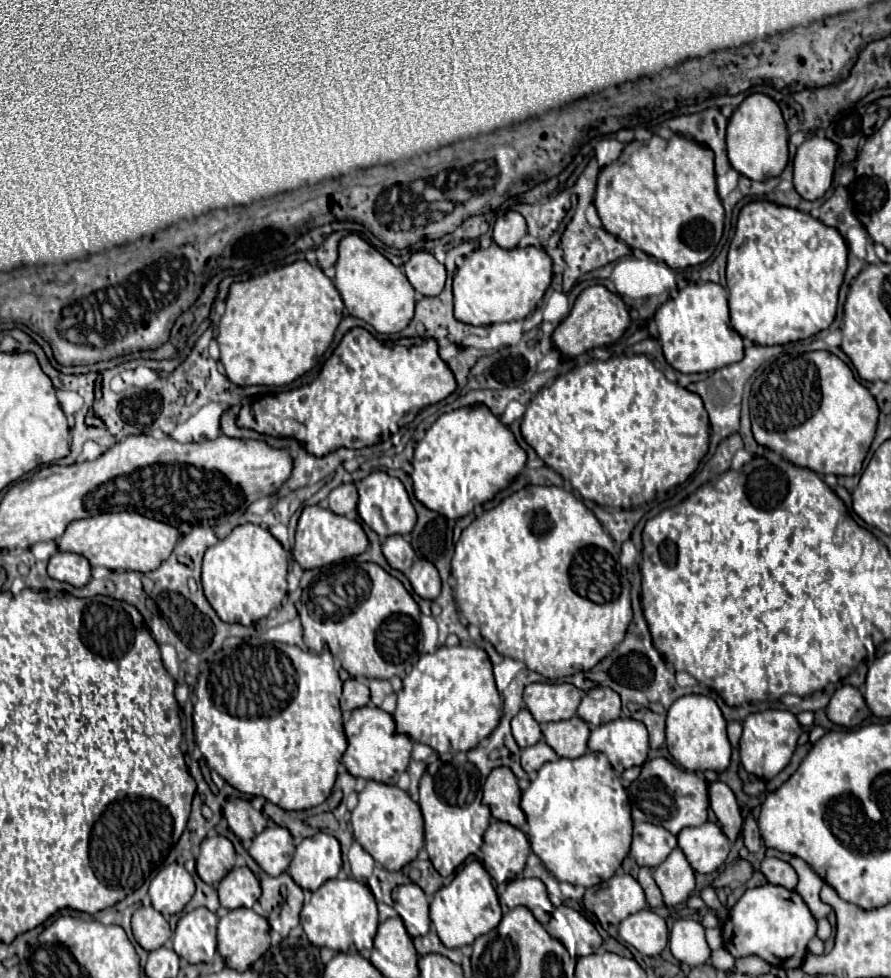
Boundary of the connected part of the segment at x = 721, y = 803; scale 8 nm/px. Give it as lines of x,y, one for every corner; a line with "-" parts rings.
724,781
710,783
710,807
716,813
722,831
730,841
734,841
742,829
742,815
736,795

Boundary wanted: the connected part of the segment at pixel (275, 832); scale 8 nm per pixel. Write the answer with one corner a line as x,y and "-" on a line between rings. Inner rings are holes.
270,823
260,835
254,837
248,853
268,875
280,875
292,861
294,841
284,827

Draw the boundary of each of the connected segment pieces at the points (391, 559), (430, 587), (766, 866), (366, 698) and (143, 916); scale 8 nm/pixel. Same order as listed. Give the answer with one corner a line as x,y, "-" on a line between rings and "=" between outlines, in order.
390,535
382,543
382,553
388,559
388,563
398,571
408,571
414,559
414,549
408,541
404,541
402,535
=
416,559
410,575
408,575
414,591
422,597
422,599
436,599
440,595
440,575
438,569
426,561
426,559
=
766,857
760,863
760,871
766,875
766,879
770,883
776,883
776,885
782,885
788,889
794,889
798,883
798,875
792,869
792,865
782,859
776,859
776,857
=
348,679
344,683
344,693
342,693
342,707
346,711
364,707
370,703
370,691
362,683
362,679
=
140,907
134,911
132,933
134,933
134,939
146,951
154,951
154,949
166,945
172,937
168,921
154,907

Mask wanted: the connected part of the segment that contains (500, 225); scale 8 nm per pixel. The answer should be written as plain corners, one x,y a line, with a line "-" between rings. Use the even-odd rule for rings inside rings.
508,211
494,223
494,233
492,233
494,243
504,249
518,247
524,235
526,235
526,221
518,211

